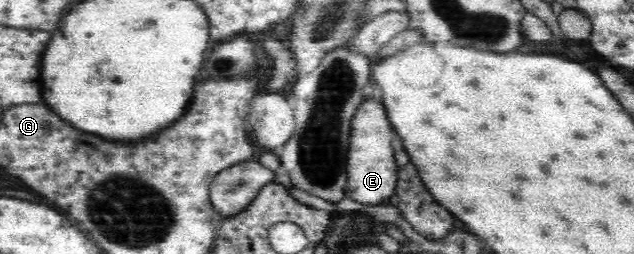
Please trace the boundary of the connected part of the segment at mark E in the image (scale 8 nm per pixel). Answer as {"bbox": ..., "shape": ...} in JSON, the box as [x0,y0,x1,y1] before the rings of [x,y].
{"bbox":[345,95,397,205],"shape":[[[373,95],[367,97],[353,115],[351,125],[346,165],[349,183],[345,190],[345,197],[367,205],[386,204],[395,193],[397,163],[395,163],[395,151],[391,146],[395,130],[391,129],[392,125],[383,102],[374,99]]]}

